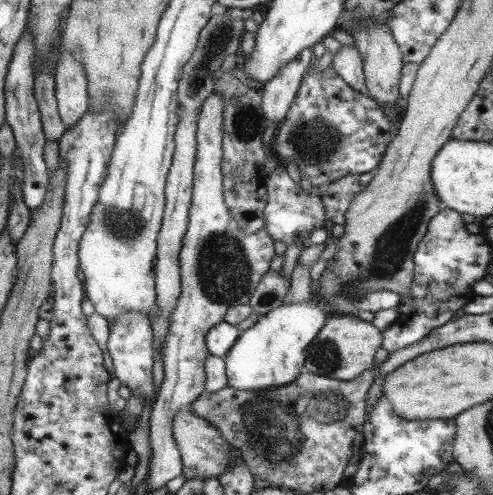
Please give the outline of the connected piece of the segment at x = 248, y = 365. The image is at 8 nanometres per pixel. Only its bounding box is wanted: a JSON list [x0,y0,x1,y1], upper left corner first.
[225,296,330,391]

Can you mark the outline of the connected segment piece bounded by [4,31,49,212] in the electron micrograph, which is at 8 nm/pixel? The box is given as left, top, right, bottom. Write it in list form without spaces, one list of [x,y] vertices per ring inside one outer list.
[[[30,31],[28,37],[21,38],[14,48],[4,85],[4,100],[7,107],[5,120],[12,127],[18,155],[22,157],[22,162],[25,164],[25,176],[21,184],[22,195],[31,212],[42,205],[49,182],[49,172],[44,160],[44,147],[47,140],[43,133],[41,112],[35,98],[35,76],[30,65],[32,58],[34,58],[34,41]]]

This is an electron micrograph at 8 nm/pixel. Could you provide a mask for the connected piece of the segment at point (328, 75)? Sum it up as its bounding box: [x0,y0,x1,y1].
[274,62,390,188]

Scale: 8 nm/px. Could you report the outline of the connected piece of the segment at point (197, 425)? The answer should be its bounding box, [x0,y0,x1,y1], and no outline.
[173,406,232,479]

